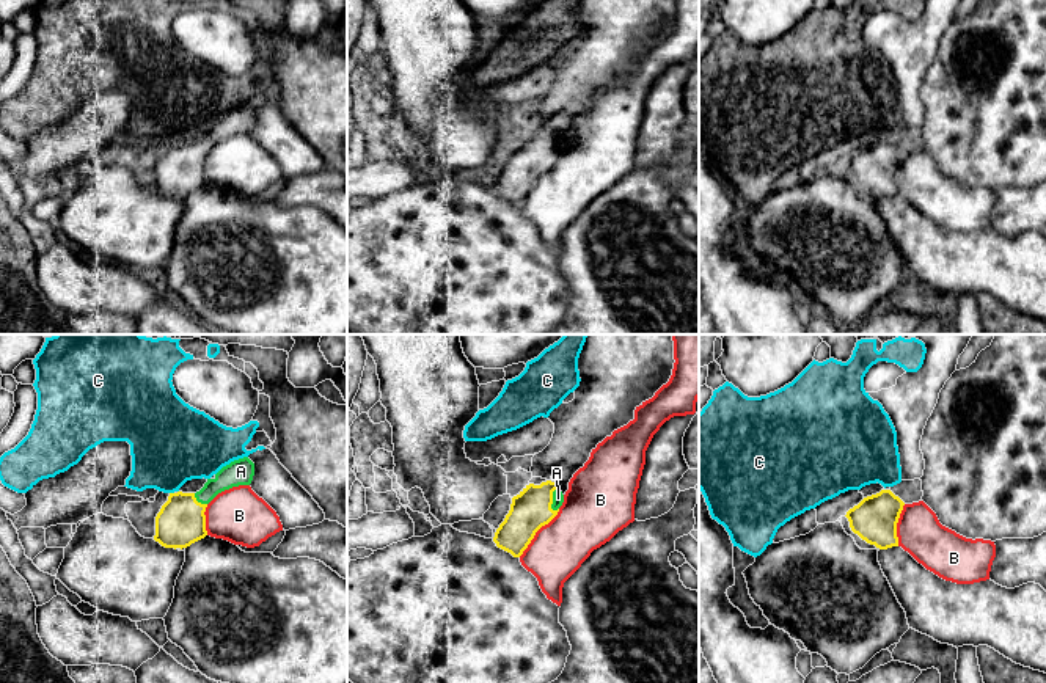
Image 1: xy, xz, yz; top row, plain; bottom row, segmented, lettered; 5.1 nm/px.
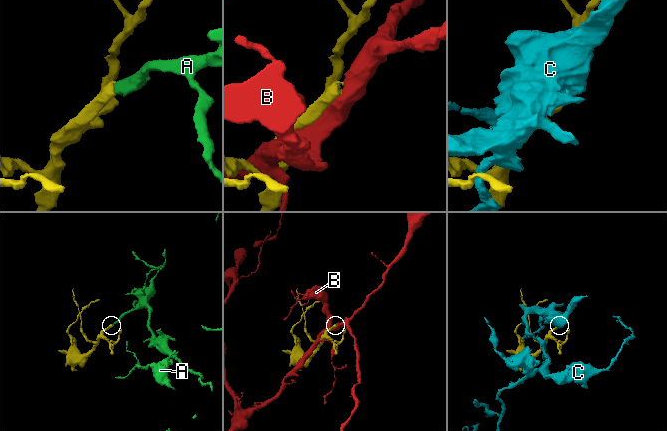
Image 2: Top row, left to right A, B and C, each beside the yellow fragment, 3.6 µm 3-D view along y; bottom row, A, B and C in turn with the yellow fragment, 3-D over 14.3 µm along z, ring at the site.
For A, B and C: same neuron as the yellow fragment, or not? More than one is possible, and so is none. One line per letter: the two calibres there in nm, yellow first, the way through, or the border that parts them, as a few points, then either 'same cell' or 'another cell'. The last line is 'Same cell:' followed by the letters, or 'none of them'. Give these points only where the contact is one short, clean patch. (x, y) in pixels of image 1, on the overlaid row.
A: 200 nm thick on the yellow side, 60 nm on the other; runs through xz (531, 509), (552, 500), (558, 498); same cell
B: 200 nm thick on the yellow side, 280 nm on the other; another cell
C: 260 nm thick on the yellow side, 400 nm on the other; border along xy (170, 492), (173, 493); another cell
Same cell: A

